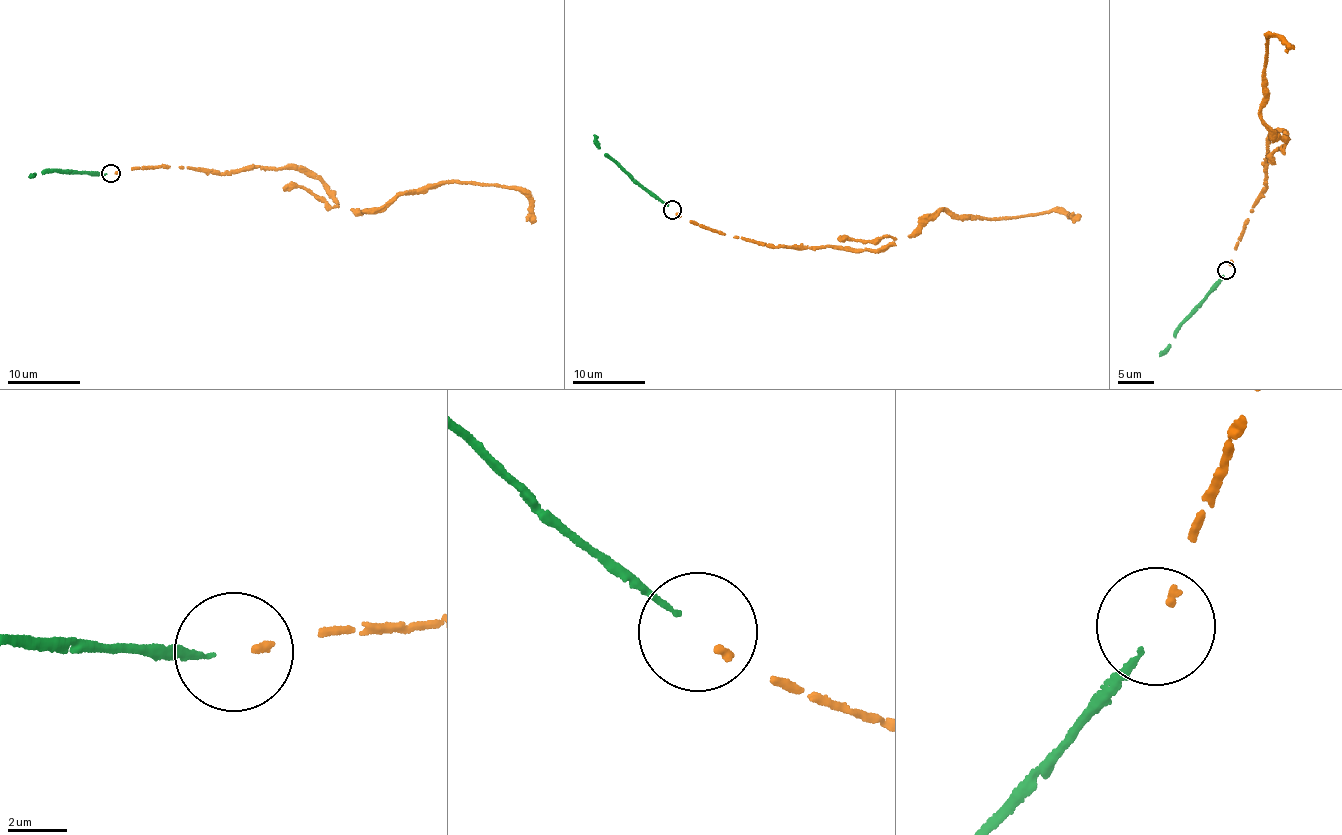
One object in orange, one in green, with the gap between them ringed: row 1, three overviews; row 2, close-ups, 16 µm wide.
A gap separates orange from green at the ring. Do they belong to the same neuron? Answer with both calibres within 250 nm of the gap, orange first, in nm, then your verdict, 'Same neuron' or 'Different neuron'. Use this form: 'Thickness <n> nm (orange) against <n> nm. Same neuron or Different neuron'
Thickness 240 nm (orange) against 160 nm. Same neuron

